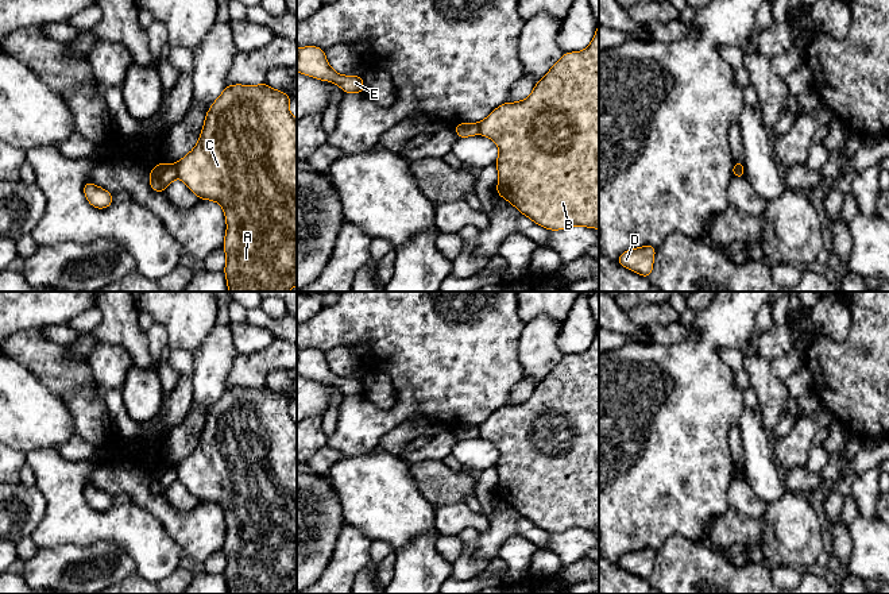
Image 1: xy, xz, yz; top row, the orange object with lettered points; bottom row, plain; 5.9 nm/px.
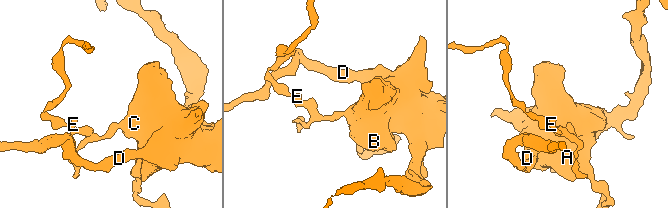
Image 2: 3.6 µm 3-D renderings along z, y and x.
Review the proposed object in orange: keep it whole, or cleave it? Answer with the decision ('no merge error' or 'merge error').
merge error

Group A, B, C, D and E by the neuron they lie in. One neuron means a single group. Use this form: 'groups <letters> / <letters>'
groups A B C D / E

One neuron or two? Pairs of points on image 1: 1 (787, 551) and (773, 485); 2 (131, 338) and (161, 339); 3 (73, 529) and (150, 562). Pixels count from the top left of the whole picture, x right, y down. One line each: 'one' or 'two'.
1: two
2: two
3: one

